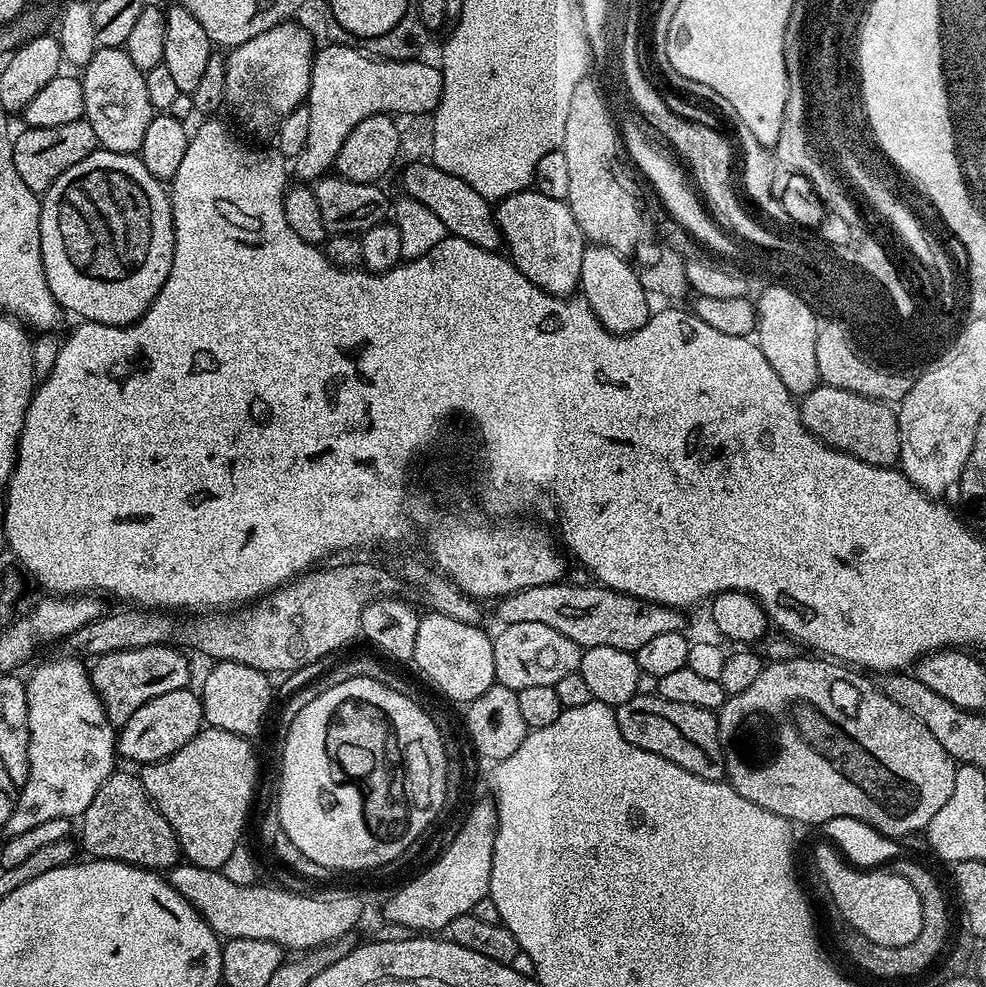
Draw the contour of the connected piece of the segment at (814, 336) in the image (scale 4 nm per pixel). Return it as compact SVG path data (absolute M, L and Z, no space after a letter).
M766 290L760 292L756 306L756 331L754 339L760 345L770 370L782 378L782 386L791 392L793 397L803 398L807 392L820 384L818 374L818 357L814 354L814 342L818 342L817 318L810 306L800 304L788 292Z

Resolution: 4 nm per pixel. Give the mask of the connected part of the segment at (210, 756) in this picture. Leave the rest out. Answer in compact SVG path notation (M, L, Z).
M205 726L197 736L190 738L190 742L186 742L186 746L182 746L182 750L139 769L138 775L146 794L173 827L187 863L220 870L226 858L230 858L230 854L241 847L240 835L244 832L244 823L252 808L252 795L256 792L256 752L248 744L251 743L243 736Z

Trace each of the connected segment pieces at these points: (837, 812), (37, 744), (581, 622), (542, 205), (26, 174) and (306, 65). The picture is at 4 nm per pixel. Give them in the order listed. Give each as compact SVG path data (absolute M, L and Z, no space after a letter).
M793 658L791 660L778 660L768 662L763 665L758 678L746 690L736 695L729 695L725 699L722 707L718 709L716 721L720 731L720 745L724 751L724 775L727 783L731 784L742 798L749 802L754 802L754 806L762 806L762 810L770 810L782 818L800 824L817 824L823 826L834 818L856 818L860 819L867 826L872 826L874 830L880 831L886 836L901 838L908 836L911 832L927 829L930 818L942 810L942 805L950 794L954 794L954 782L956 781L957 761L953 760L946 750L942 750L938 738L914 718L902 706L890 702L886 698L883 687L871 684L867 680L869 677L863 671L853 670L839 662L833 662L828 658L812 658L816 660L800 660Z
M67 655L38 665L33 670L32 677L27 677L30 770L28 771L28 781L19 789L16 809L10 814L7 822L2 825L5 837L26 834L26 830L34 830L34 826L42 826L42 822L50 822L54 818L72 820L82 817L97 794L98 788L106 782L108 776L117 767L117 729L108 720L100 696L92 685L92 677L86 664L84 668L83 662L85 663L85 661L75 655Z
M567 582L530 587L509 596L501 596L495 601L494 608L501 625L539 622L541 626L550 626L550 630L558 630L558 634L566 634L566 638L579 644L581 649L614 646L614 650L626 650L634 654L658 634L684 632L686 628L685 613L679 608L639 600L637 596L615 592L612 588L578 586Z
M535 190L515 192L498 201L494 208L496 225L502 237L506 255L512 261L512 265L534 286L546 290L551 296L571 297L580 287L580 275L582 274L582 254L586 247L586 241L578 222L574 222L574 214L570 210L567 200L558 198L546 198L546 194Z
M88 119L66 122L66 126L46 126L45 128L23 129L24 133L17 135L12 142L14 166L18 170L22 182L30 186L30 190L43 194L61 176L70 170L77 162L82 162L92 152L97 151L94 126L90 126Z
M299 22L275 24L270 30L242 42L227 53L226 94L227 111L236 115L236 120L248 132L272 132L296 108L308 99L312 81L312 58L314 37Z

